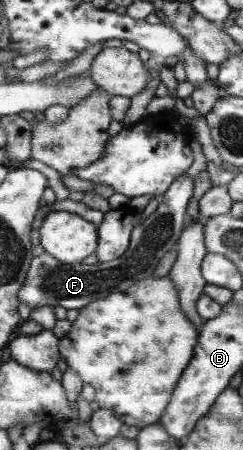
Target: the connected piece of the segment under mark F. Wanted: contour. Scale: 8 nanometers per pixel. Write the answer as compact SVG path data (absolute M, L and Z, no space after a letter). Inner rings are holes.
M181 173L169 190L160 198L157 210L148 216L144 224L138 223L133 228L132 243L128 251L116 260L97 262L96 264L67 264L49 252L33 260L27 283L21 288L19 299L23 306L33 310L45 305L61 306L65 309L78 309L99 298L105 299L108 294L125 291L131 285L149 277L158 267L159 261L169 249L176 248L177 241L183 233L187 206L194 195L194 178Z

